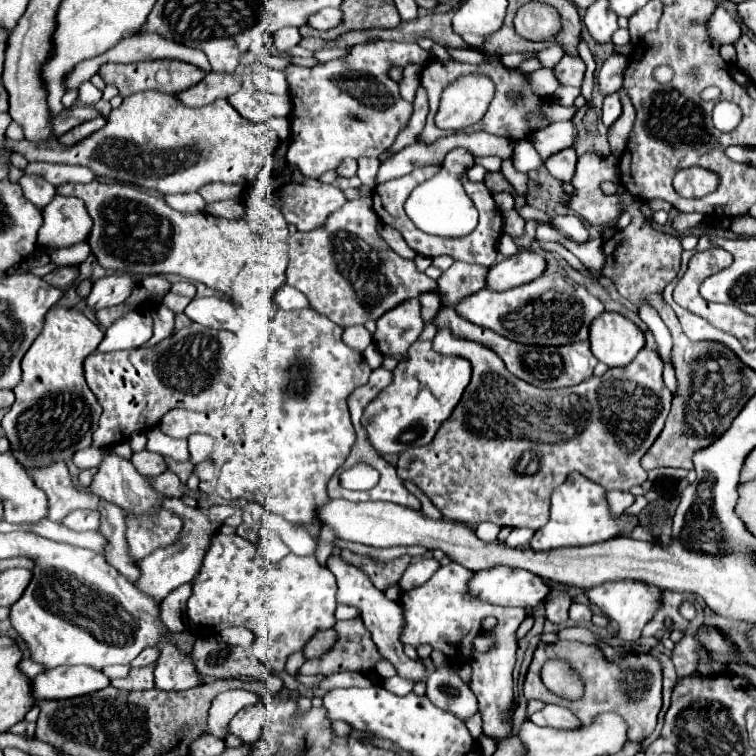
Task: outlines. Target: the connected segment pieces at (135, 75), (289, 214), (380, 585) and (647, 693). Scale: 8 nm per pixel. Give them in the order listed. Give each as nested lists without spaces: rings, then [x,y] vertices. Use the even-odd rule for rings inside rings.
[[[144,60],[144,62],[130,62],[130,64],[102,64],[98,74],[102,74],[102,80],[106,84],[112,84],[118,88],[118,94],[122,98],[142,92],[142,90],[158,90],[158,92],[166,92],[166,94],[180,94],[188,88],[192,88],[194,84],[198,84],[206,74],[186,62],[180,60]]]
[[[286,166],[286,172],[302,180],[298,184],[292,182],[280,190],[278,206],[282,208],[284,218],[298,230],[308,232],[314,230],[314,226],[322,226],[322,222],[334,210],[346,204],[346,198],[340,188],[332,184],[322,184],[320,180],[304,178],[294,166]]]
[[[342,550],[342,558],[346,558],[350,564],[362,568],[370,576],[370,580],[374,582],[374,586],[378,590],[386,590],[392,582],[398,582],[402,578],[404,570],[408,568],[408,562],[410,562],[408,556],[380,562],[380,560],[374,560],[370,556],[364,556],[364,554],[354,554],[350,550]]]
[[[558,640],[556,644],[540,642],[534,652],[532,664],[528,668],[526,680],[524,680],[524,696],[526,696],[526,700],[536,698],[546,704],[562,704],[568,710],[572,710],[582,724],[590,724],[596,714],[616,712],[628,724],[628,740],[642,742],[654,732],[656,718],[662,708],[662,664],[652,654],[626,654],[624,658],[610,662],[602,654],[602,650],[596,646],[588,646],[582,642],[566,642],[566,640]],[[548,658],[566,658],[582,674],[582,678],[586,682],[584,698],[580,698],[578,702],[562,700],[556,694],[550,694],[550,690],[546,690],[542,686],[538,674],[540,674],[542,662],[546,662]]]

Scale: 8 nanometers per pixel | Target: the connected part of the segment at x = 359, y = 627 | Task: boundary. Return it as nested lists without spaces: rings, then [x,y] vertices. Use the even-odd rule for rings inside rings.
[[[346,620],[338,622],[334,628],[338,632],[338,642],[332,646],[328,654],[324,654],[320,660],[308,660],[300,668],[300,674],[322,674],[330,676],[344,670],[356,670],[356,672],[374,672],[376,662],[382,660],[378,648],[374,646],[370,632],[364,628],[362,620]]]

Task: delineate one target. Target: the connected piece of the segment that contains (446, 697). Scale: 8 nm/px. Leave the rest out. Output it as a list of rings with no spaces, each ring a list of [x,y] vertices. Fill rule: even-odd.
[[[450,666],[436,668],[426,682],[426,696],[432,704],[442,710],[450,710],[462,720],[470,718],[478,710],[478,700],[474,698],[472,690]]]

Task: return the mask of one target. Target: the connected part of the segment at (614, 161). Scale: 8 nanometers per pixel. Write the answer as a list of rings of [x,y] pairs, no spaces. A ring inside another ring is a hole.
[[[584,154],[578,158],[576,172],[570,180],[570,184],[574,186],[574,192],[570,194],[566,208],[572,210],[576,216],[580,216],[590,226],[610,226],[624,212],[622,200],[618,196],[606,196],[600,190],[602,180],[610,180],[608,176],[618,176],[618,158],[600,156],[600,154]]]

